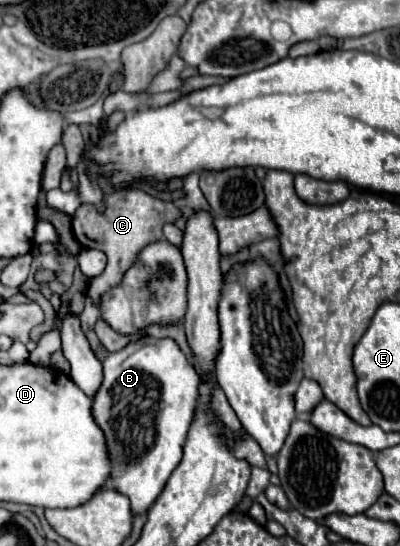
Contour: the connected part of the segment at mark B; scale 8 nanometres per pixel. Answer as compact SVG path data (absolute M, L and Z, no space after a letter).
M151 336L141 338L129 342L123 350L113 352L103 360L103 382L93 396L91 414L105 434L107 452L111 460L109 484L131 500L133 516L143 514L151 508L151 504L165 488L167 478L181 462L185 436L197 404L197 386L199 386L197 372L193 370L185 354L179 350L179 346L169 338L165 340L157 340Z

